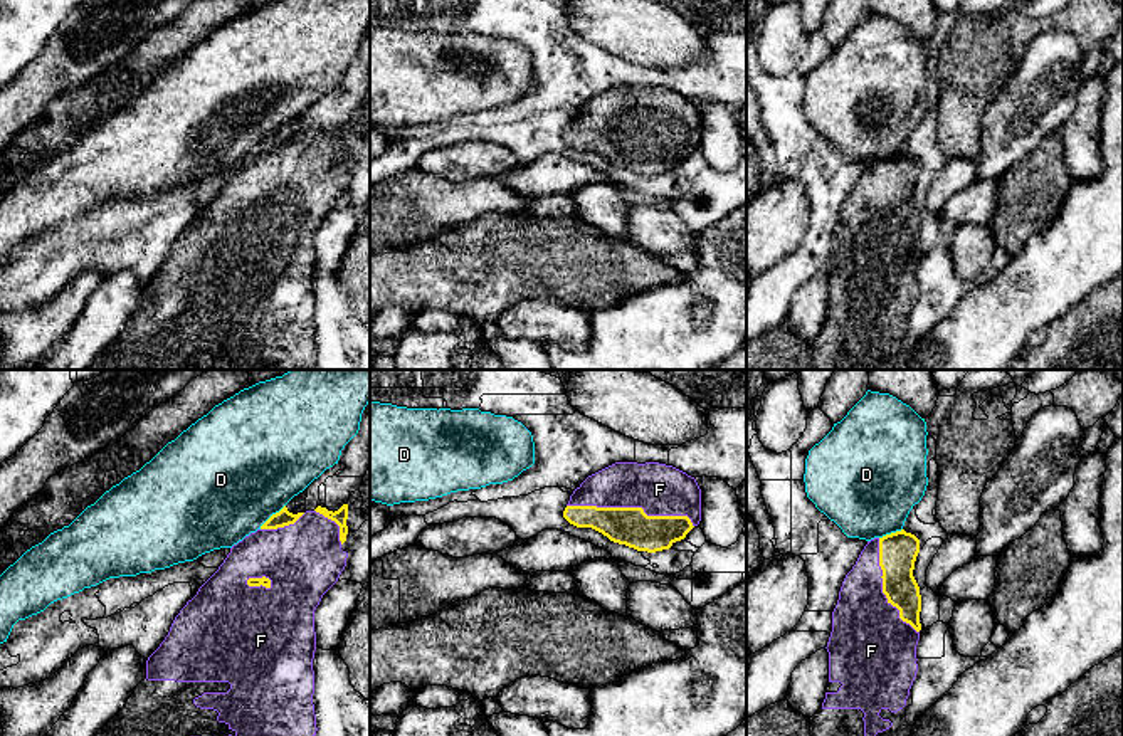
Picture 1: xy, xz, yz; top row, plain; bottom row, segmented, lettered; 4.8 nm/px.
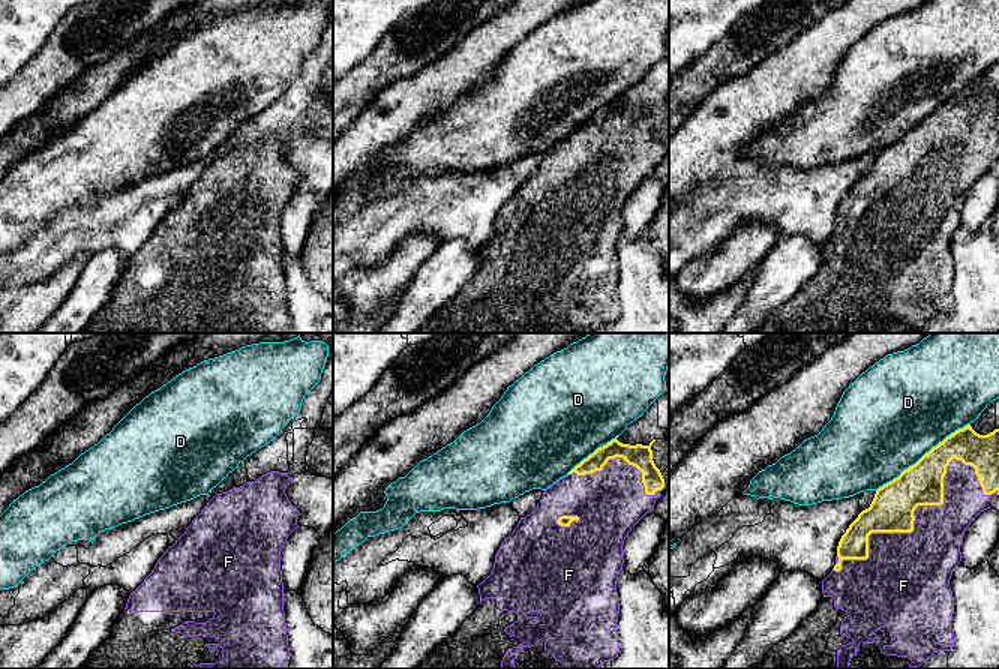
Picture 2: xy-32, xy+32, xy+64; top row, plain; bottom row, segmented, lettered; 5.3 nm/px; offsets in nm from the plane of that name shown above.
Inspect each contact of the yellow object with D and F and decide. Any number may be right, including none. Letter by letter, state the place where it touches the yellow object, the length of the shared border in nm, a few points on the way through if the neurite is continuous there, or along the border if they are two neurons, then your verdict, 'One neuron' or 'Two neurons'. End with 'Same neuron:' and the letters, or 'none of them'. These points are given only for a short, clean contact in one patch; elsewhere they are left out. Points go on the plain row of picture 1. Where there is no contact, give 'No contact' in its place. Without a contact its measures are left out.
D: Touches yellow at xy (271, 140). Shared border 170 nm. Two neurons
F: Touches yellow at xz (632, 131). Shared border 600 nm. One neuron
Same neuron: F

